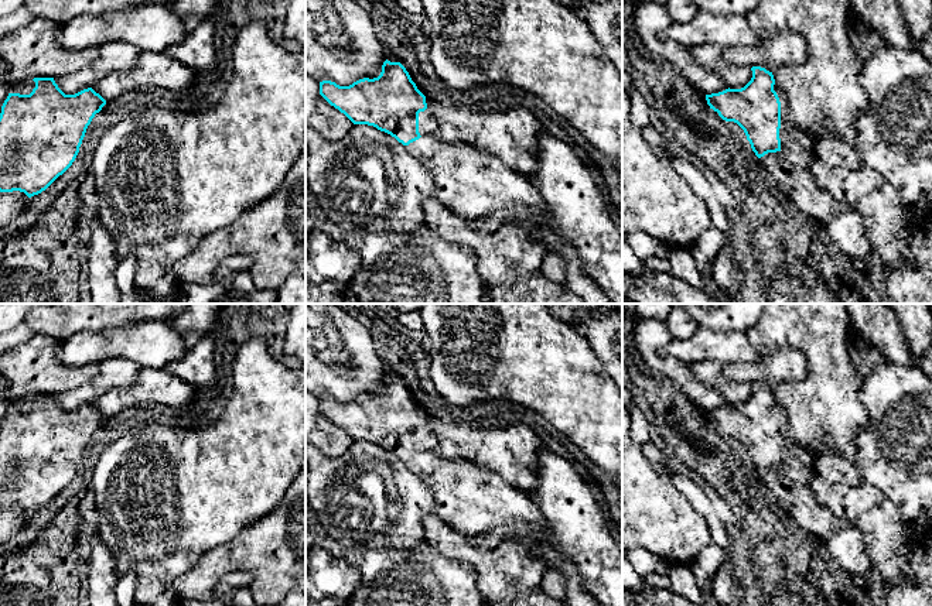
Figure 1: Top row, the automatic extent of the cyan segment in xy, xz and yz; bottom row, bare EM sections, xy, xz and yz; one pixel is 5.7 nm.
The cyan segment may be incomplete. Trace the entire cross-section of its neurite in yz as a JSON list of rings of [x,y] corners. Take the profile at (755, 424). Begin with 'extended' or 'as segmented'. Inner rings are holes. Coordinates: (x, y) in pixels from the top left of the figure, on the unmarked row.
extended; [[[752,383],[751,397],[741,405],[706,411],[710,425],[726,438],[737,439],[758,475],[781,468],[795,485],[808,483],[816,456],[788,434],[788,417],[775,401],[772,388]]]

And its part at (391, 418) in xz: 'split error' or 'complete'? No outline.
split error

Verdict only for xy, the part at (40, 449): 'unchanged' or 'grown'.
unchanged

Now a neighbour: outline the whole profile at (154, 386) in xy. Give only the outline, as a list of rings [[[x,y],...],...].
[[[141,369],[136,384],[112,388],[98,397],[92,405],[109,418],[123,410],[143,405],[185,410],[194,400],[195,388],[173,376],[167,369]]]

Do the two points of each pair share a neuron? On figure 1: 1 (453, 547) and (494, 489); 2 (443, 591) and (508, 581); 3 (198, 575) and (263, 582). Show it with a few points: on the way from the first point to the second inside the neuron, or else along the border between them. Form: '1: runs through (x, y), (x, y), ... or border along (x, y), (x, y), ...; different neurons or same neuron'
1: border along (436, 514), (468, 534), (482, 534), (495, 529); different neurons
2: border along (457, 560), (473, 567), (475, 584), (481, 591); different neurons
3: runs through (215, 564), (249, 565); same neuron

